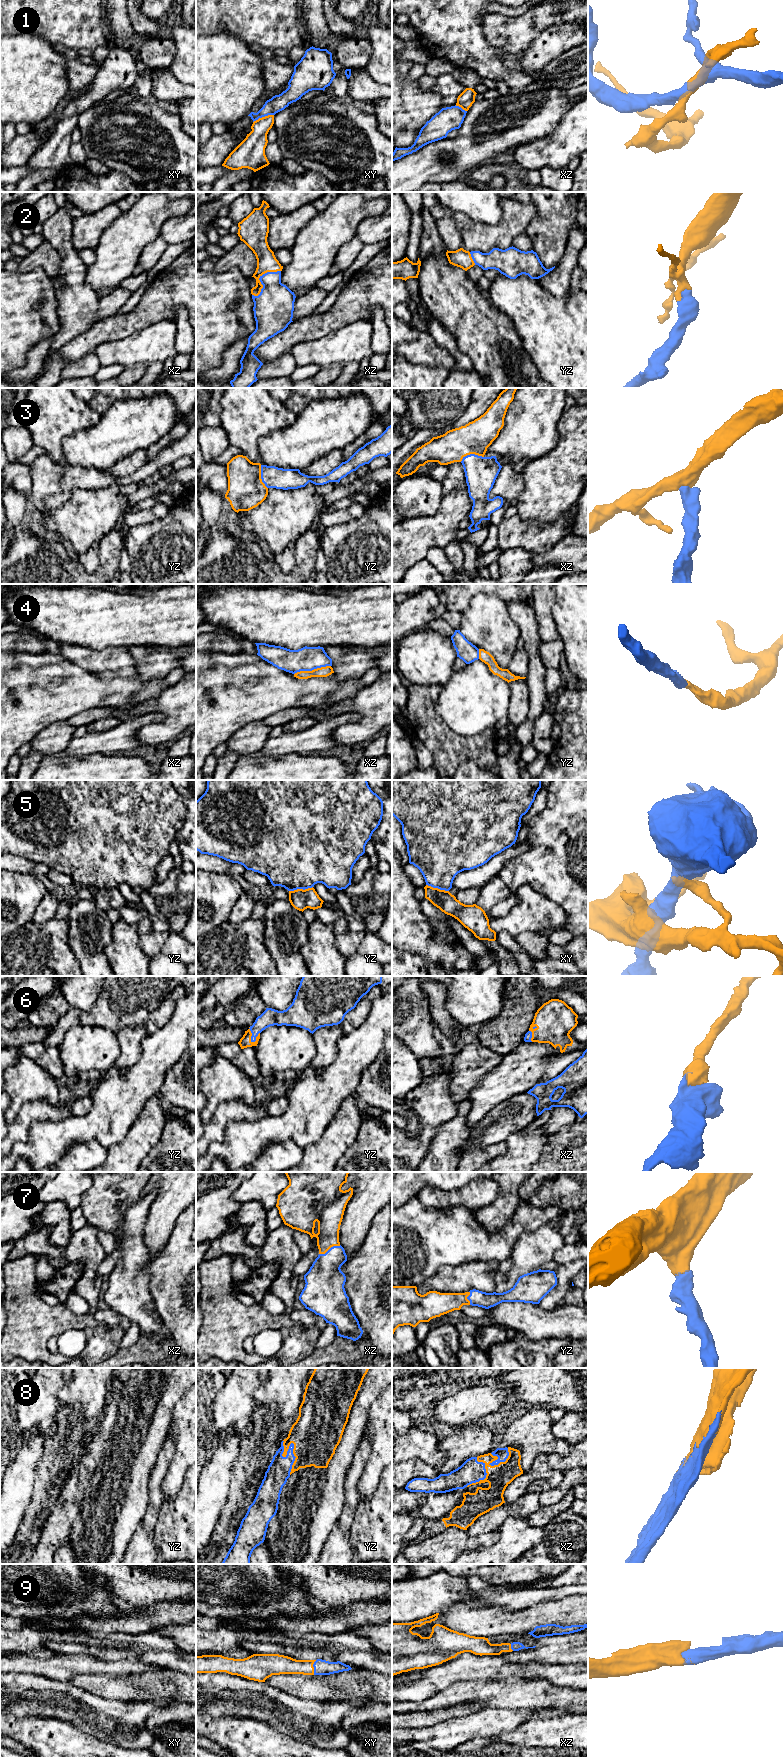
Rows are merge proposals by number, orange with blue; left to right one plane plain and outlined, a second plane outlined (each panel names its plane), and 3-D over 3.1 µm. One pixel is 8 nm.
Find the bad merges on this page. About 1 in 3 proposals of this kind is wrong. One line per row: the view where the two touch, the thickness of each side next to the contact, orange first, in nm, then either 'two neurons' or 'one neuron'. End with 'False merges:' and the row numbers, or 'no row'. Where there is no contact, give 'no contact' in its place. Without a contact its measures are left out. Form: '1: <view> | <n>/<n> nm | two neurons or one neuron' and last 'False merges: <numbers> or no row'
1: xy | 190/140 nm | two neurons
2: xz | 160/300 nm | one neuron
3: xz | 260/260 nm | one neuron
4: xz | 80/190 nm | one neuron
5: yz | 170/500 nm | two neurons
6: yz | 90/140 nm | one neuron
7: xz | 200/280 nm | one neuron
8: yz | 400/180 nm | one neuron
9: xy | 150/130 nm | one neuron
False merges: 1, 5

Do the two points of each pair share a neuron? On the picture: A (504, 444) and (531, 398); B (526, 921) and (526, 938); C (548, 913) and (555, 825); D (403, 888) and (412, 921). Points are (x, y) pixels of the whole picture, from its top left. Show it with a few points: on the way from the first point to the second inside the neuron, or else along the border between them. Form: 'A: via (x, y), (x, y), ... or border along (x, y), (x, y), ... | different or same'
A: via (515, 433), (531, 417), (531, 409) | same
B: border along (540, 931), (523, 931), (514, 936) | different
C: border along (530, 886), (554, 901), (567, 915) | different
D: via (403, 896), (404, 913) | same

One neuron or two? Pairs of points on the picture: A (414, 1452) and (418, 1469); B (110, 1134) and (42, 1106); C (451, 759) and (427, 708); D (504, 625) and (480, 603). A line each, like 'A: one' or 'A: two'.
A: two
B: two
C: one
D: one

